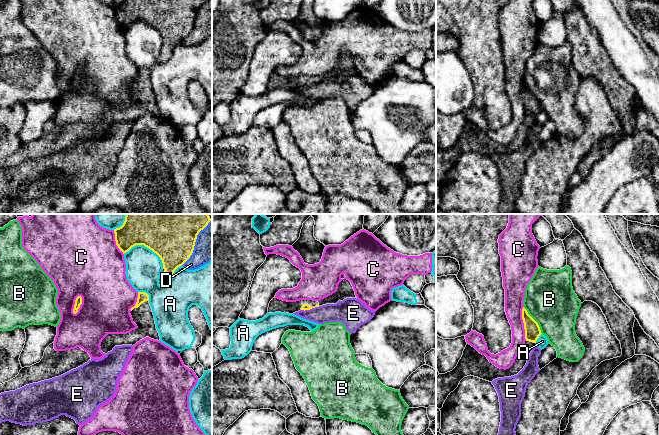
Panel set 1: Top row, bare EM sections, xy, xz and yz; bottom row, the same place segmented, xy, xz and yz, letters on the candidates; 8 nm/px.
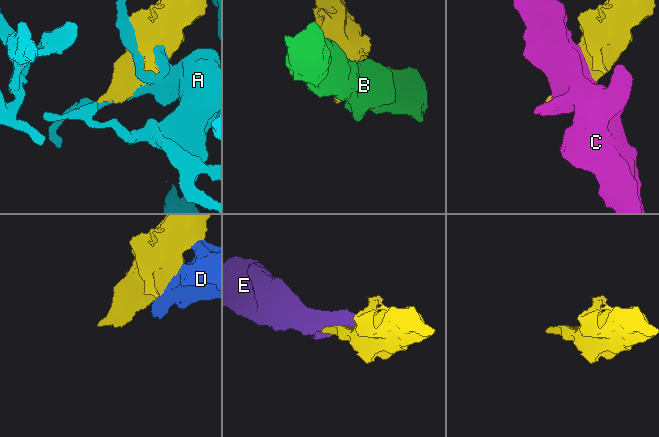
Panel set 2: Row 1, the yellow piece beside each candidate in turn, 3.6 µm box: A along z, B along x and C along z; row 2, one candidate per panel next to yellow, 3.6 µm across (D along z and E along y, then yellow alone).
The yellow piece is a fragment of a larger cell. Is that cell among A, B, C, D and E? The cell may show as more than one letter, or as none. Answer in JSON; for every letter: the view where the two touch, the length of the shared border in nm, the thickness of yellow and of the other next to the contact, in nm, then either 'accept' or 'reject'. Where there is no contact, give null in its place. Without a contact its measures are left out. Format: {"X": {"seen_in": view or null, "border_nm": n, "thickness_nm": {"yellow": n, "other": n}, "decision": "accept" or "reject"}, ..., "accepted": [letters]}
{"A": {"seen_in": "xy", "border_nm": 340, "thickness_nm": {"yellow": 500, "other": 280}, "decision": "reject"}, "B": {"seen_in": "yz", "border_nm": 260, "thickness_nm": {"yellow": 130, "other": 400}, "decision": "reject"}, "C": {"seen_in": "xy", "border_nm": 170, "thickness_nm": {"yellow": 60, "other": 420}, "decision": "reject"}, "D": {"seen_in": "xy", "border_nm": 440, "thickness_nm": {"yellow": 480, "other": 260}, "decision": "reject"}, "E": {"seen_in": "xz", "border_nm": 160, "thickness_nm": {"yellow": 50, "other": 160}, "decision": "reject"}, "accepted": []}

